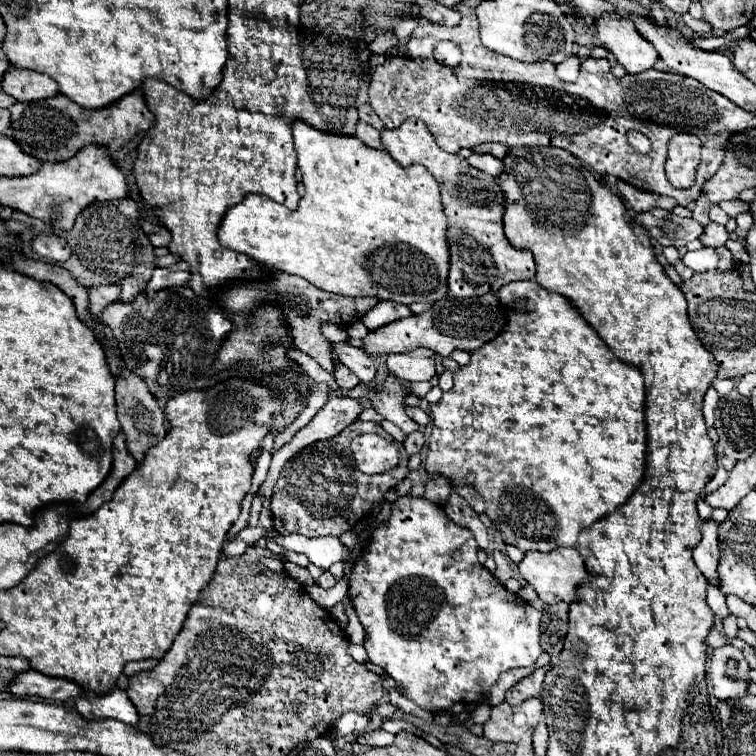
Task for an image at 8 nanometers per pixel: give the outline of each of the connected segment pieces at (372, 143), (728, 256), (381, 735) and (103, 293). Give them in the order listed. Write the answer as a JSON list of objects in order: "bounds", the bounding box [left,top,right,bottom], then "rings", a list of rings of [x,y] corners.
[{"bounds":[355,121,383,149],"rings":[[[359,121],[359,123],[357,123],[357,133],[355,133],[355,135],[357,135],[357,139],[361,139],[367,147],[383,149],[383,145],[381,145],[381,135],[379,135],[379,131],[373,129],[371,125]]]},{"bounds":[715,246,734,272],"rings":[[[725,246],[715,248],[715,251],[719,256],[719,264],[717,268],[719,271],[724,272],[734,268],[733,256]]]},{"bounds":[357,729,393,747],"rings":[[[377,729],[377,731],[371,731],[371,733],[361,733],[357,737],[357,743],[369,745],[369,747],[387,747],[387,745],[391,745],[391,741],[393,741],[391,733],[383,731],[383,729]]]},{"bounds":[87,285,121,315],"rings":[[[103,285],[103,287],[87,287],[89,291],[89,315],[99,315],[107,305],[117,301],[121,289],[117,285]]]}]

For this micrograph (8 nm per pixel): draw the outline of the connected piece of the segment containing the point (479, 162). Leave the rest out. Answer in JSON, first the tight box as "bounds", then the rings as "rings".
{"bounds":[467,153,503,177],"rings":[[[473,153],[471,157],[467,157],[467,163],[469,163],[471,167],[479,169],[479,171],[483,169],[485,173],[489,173],[489,175],[493,175],[493,177],[501,175],[501,171],[503,171],[503,161],[495,159],[493,155],[479,155],[479,153]]]}

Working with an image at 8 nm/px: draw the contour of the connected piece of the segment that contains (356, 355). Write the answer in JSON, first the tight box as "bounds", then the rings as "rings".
{"bounds":[331,343,377,383],"rings":[[[335,343],[331,347],[339,353],[341,363],[347,365],[363,383],[371,383],[375,379],[377,367],[375,367],[375,361],[371,355],[367,355],[365,351],[357,349],[357,347],[351,347],[349,343]]]}

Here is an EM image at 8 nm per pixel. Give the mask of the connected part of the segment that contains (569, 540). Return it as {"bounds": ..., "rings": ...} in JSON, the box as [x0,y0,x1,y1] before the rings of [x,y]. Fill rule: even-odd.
{"bounds":[427,281,647,551],"rings":[[[511,281],[497,291],[497,299],[507,305],[507,327],[505,331],[485,347],[471,353],[471,363],[461,367],[455,373],[455,385],[451,391],[431,405],[433,429],[429,435],[429,453],[427,453],[427,473],[429,477],[445,475],[453,485],[473,485],[475,491],[487,503],[487,515],[497,525],[503,541],[507,545],[527,551],[553,551],[555,547],[575,547],[581,529],[591,527],[591,523],[615,513],[631,493],[641,485],[645,477],[647,461],[647,425],[645,425],[645,385],[643,375],[613,355],[613,351],[599,339],[599,335],[577,315],[571,303],[553,291],[543,289],[535,281]]]}

